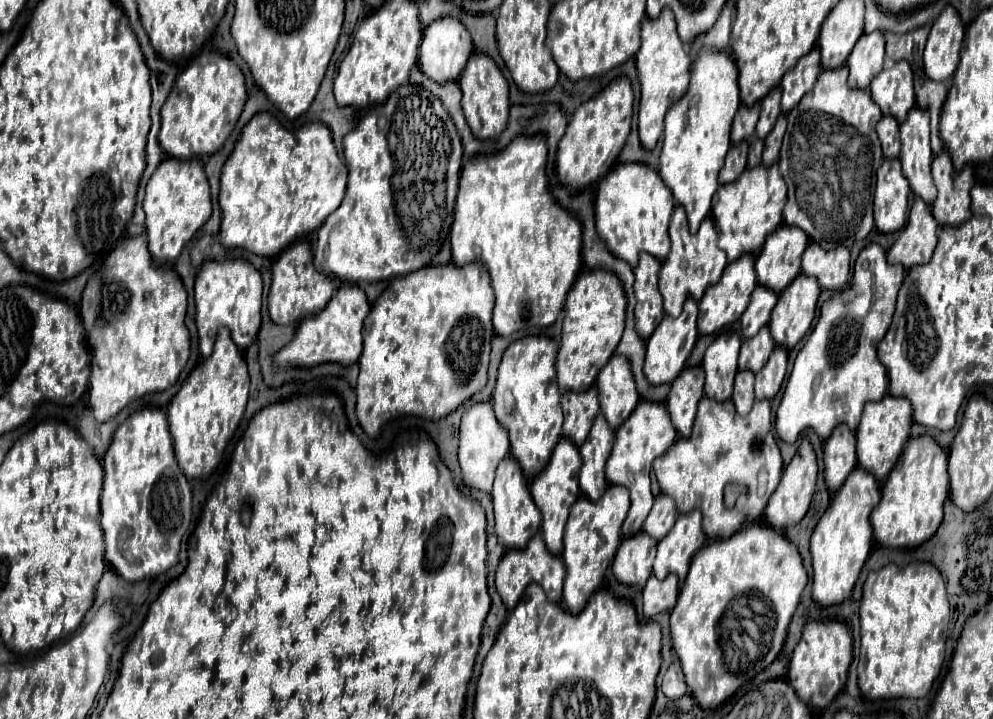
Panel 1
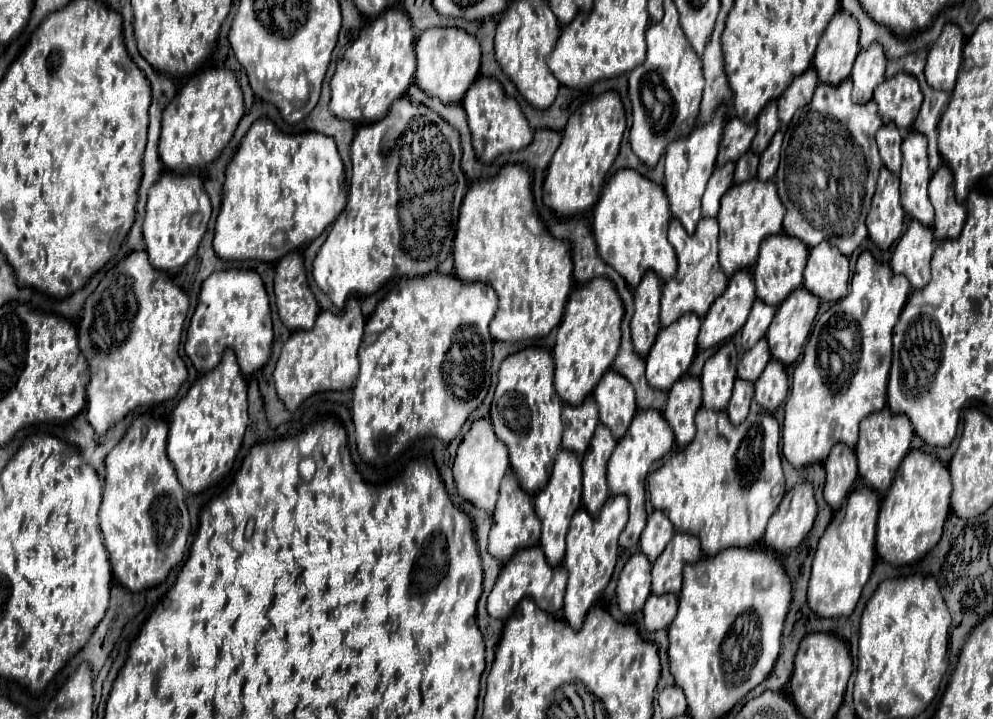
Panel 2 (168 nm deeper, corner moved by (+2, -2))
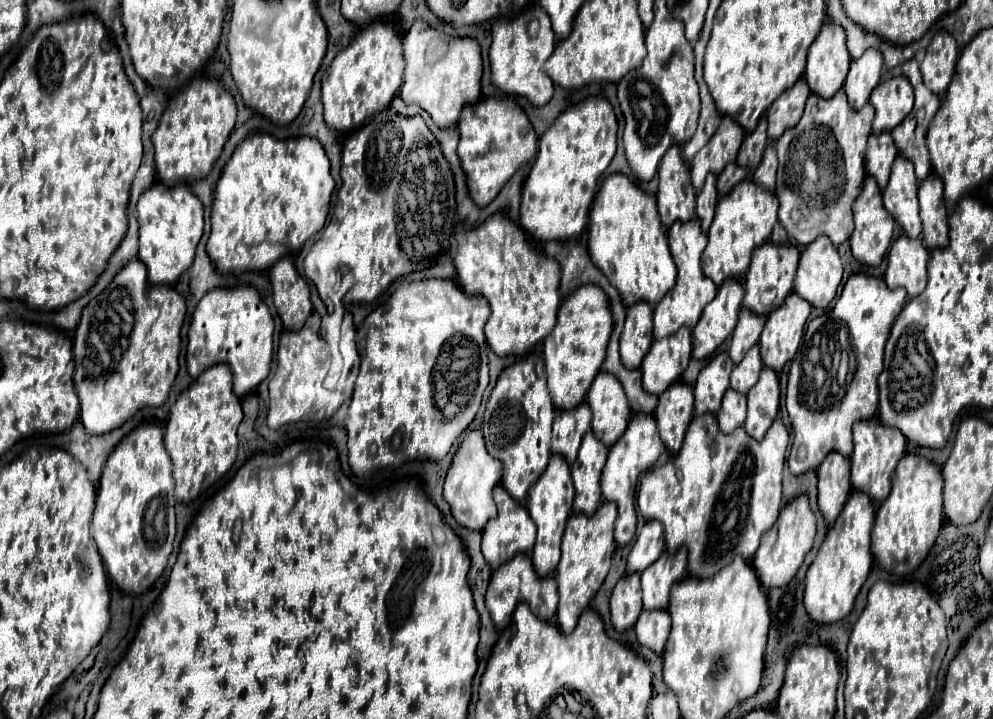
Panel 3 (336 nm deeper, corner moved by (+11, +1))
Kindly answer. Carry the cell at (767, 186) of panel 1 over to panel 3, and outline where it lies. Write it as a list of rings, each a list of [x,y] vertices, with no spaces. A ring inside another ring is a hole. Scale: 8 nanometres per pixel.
[[[744,180],[736,184],[728,194],[718,198],[716,216],[708,230],[708,246],[702,252],[702,272],[712,278],[716,286],[720,286],[726,278],[740,278],[744,270],[748,270],[748,262],[752,250],[766,242],[774,230],[778,202],[774,192],[760,190],[752,180]]]

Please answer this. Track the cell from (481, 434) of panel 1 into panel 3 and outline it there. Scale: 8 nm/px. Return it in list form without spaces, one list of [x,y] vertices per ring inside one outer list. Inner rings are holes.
[[[470,430],[462,444],[458,446],[452,464],[446,474],[444,482],[444,498],[452,508],[452,516],[460,526],[472,528],[472,530],[482,530],[484,522],[492,516],[492,486],[500,482],[502,474],[502,462],[492,458],[484,446],[482,430]]]

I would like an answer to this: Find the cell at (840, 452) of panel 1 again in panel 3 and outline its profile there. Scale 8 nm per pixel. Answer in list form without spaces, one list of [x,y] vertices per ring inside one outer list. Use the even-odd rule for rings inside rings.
[[[830,452],[820,464],[818,472],[818,506],[828,526],[838,518],[850,494],[850,460],[840,452]]]

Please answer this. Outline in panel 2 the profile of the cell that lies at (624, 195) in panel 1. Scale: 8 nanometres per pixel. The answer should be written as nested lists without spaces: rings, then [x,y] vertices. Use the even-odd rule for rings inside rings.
[[[619,169],[603,187],[603,193],[593,209],[593,235],[597,241],[597,251],[605,263],[613,265],[613,269],[617,269],[621,277],[625,277],[631,289],[635,289],[641,283],[641,277],[647,271],[655,271],[657,277],[665,283],[669,281],[669,277],[673,277],[673,273],[677,273],[677,255],[671,243],[667,241],[669,221],[671,221],[671,209],[663,187],[649,181],[647,177],[639,175],[633,169]]]

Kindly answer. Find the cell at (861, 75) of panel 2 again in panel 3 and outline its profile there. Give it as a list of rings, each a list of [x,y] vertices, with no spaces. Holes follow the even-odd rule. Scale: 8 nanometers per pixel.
[[[868,48],[858,60],[852,60],[850,72],[844,82],[844,90],[848,94],[848,102],[854,110],[860,110],[872,92],[872,88],[880,80],[882,72],[882,54],[874,48]]]

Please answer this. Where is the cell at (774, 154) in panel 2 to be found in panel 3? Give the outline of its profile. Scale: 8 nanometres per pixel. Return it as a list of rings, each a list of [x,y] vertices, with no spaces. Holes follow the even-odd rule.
[[[770,140],[758,168],[752,174],[752,182],[762,186],[764,190],[774,190],[774,186],[776,186],[776,168],[778,168],[776,148],[774,148],[774,142]]]

